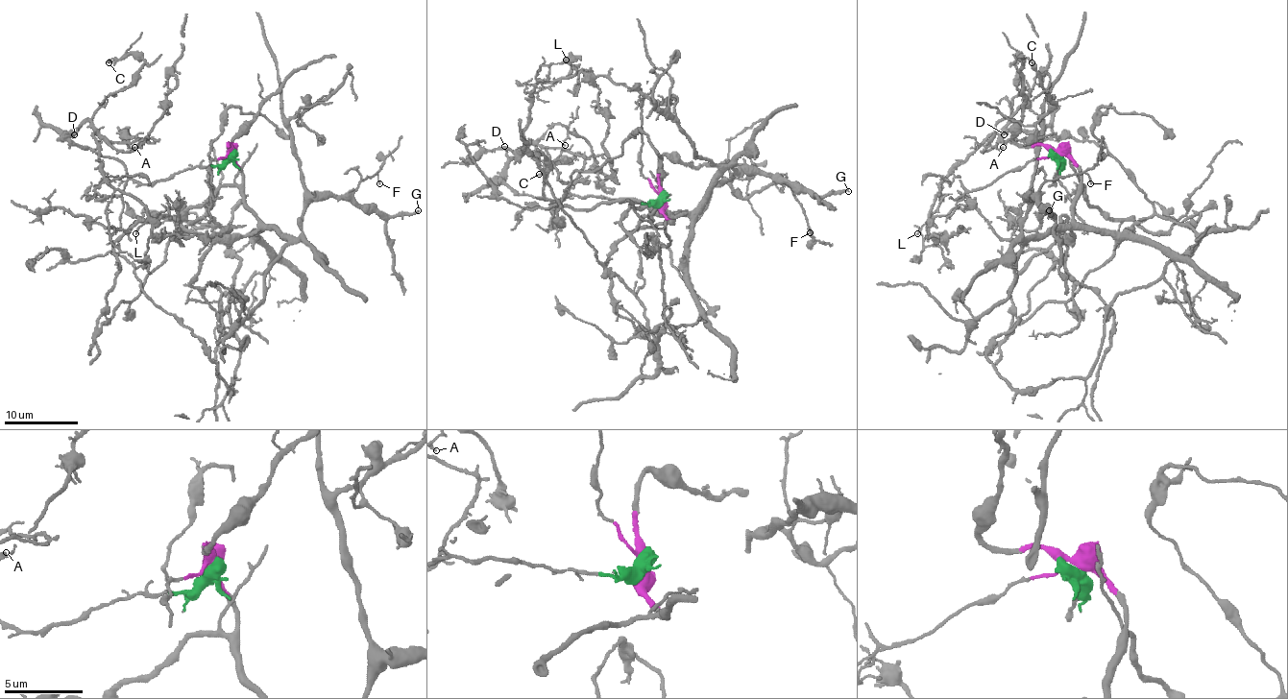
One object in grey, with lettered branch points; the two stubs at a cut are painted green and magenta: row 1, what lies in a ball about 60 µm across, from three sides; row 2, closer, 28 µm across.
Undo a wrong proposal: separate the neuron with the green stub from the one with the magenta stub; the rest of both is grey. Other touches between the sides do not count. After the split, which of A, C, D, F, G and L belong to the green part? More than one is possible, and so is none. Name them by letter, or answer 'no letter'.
A, C, D, L

